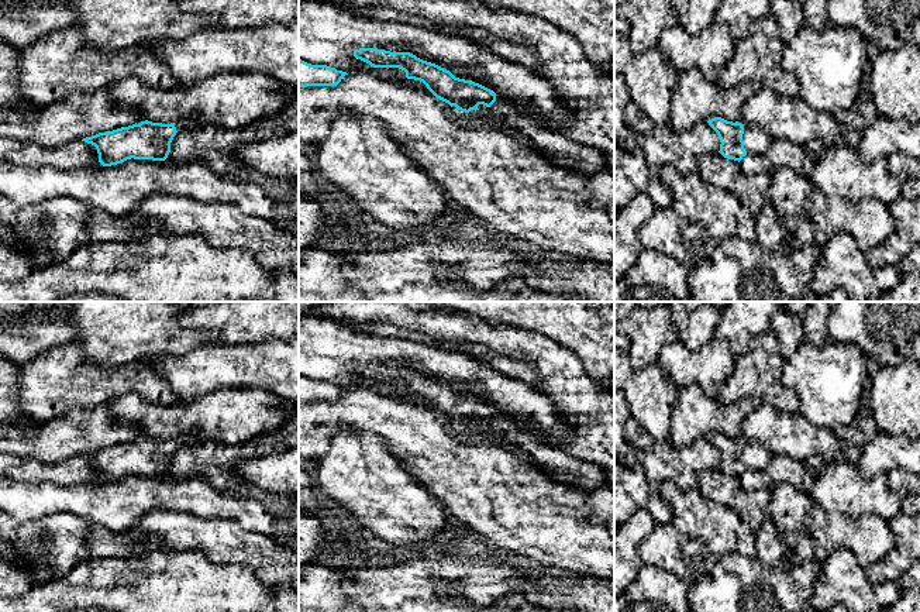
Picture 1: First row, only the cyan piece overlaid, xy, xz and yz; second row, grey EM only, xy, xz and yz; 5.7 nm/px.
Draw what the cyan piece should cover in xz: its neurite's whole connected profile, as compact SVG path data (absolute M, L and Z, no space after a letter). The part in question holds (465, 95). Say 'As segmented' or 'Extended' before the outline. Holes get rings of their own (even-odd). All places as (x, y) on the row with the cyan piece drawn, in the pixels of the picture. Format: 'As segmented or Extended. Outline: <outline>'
Extended. Outline: M359 48L354 56L373 68L399 68L407 79L423 82L440 100L452 107L452 116L461 121L480 120L485 126L504 133L521 133L531 149L548 158L555 168L576 172L590 180L607 172L603 151L578 144L565 135L535 126L531 117L523 116L516 107L496 102L496 93L479 83L455 78L449 71L423 61L410 52L390 52L378 48Z

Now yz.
Extended. Outline: M714 117L707 123L720 138L719 152L727 159L740 162L747 154L764 154L772 142L772 138L766 133L744 120L733 123Z

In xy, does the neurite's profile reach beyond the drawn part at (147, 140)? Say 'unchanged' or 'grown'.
grown

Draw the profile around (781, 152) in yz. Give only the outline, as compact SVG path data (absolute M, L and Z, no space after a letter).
M772 140L769 148L759 155L747 154L740 161L740 166L747 175L759 172L775 172L788 166L802 176L809 178L813 169L813 159L807 157L804 147L786 140Z

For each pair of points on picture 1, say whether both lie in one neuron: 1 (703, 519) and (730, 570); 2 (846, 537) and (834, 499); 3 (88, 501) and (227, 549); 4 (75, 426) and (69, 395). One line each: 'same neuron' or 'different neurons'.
1: different neurons
2: different neurons
3: different neurons
4: different neurons

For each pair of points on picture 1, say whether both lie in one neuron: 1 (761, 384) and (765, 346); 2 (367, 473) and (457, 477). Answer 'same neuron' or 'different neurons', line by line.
1: same neuron
2: different neurons

